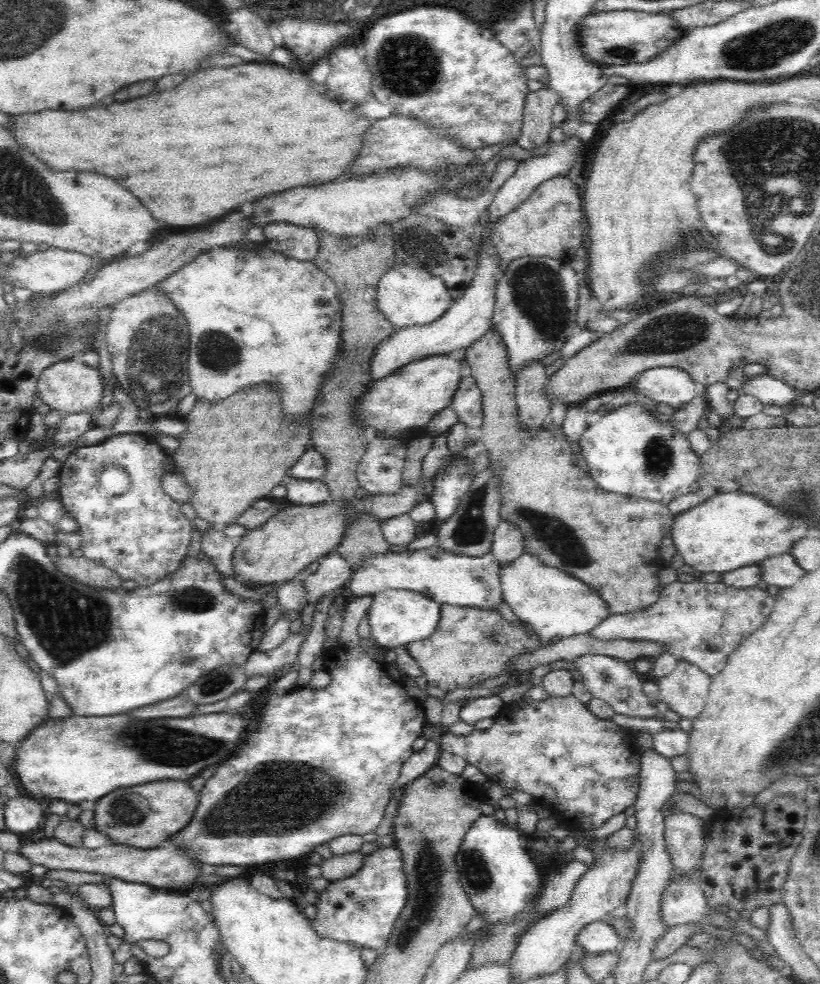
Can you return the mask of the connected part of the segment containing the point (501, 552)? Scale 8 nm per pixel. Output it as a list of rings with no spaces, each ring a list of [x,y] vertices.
[[[500,521],[494,533],[491,553],[501,567],[509,565],[514,559],[524,554],[522,531],[512,522]]]

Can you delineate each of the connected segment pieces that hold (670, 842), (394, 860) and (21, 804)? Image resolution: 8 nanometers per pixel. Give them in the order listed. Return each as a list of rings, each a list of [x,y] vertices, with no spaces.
[[[678,812],[664,816],[664,845],[676,870],[701,868],[705,824],[700,817],[690,813]]]
[[[395,844],[389,847],[379,847],[376,851],[367,854],[364,856],[362,867],[353,876],[328,880],[328,886],[324,891],[318,892],[318,901],[314,904],[316,915],[311,920],[316,932],[322,938],[343,940],[362,948],[373,948],[380,954],[388,946],[395,922],[408,902],[405,874],[402,851]]]
[[[18,795],[11,798],[5,806],[6,830],[24,834],[42,824],[46,817],[38,800]]]

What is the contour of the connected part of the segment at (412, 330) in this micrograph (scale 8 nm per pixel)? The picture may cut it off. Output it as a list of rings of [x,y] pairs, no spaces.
[[[481,246],[479,264],[477,266],[472,284],[465,293],[452,303],[452,306],[438,319],[424,326],[403,328],[397,335],[390,335],[383,340],[373,354],[370,366],[370,374],[373,380],[392,374],[400,366],[414,362],[432,355],[453,354],[468,348],[478,340],[485,332],[490,330],[495,307],[494,274],[496,274],[497,258],[491,258],[491,254]]]

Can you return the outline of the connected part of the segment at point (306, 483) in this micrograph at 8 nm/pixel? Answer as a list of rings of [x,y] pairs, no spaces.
[[[287,476],[283,484],[286,488],[286,498],[295,505],[322,504],[331,499],[331,492],[323,479],[304,480]]]

